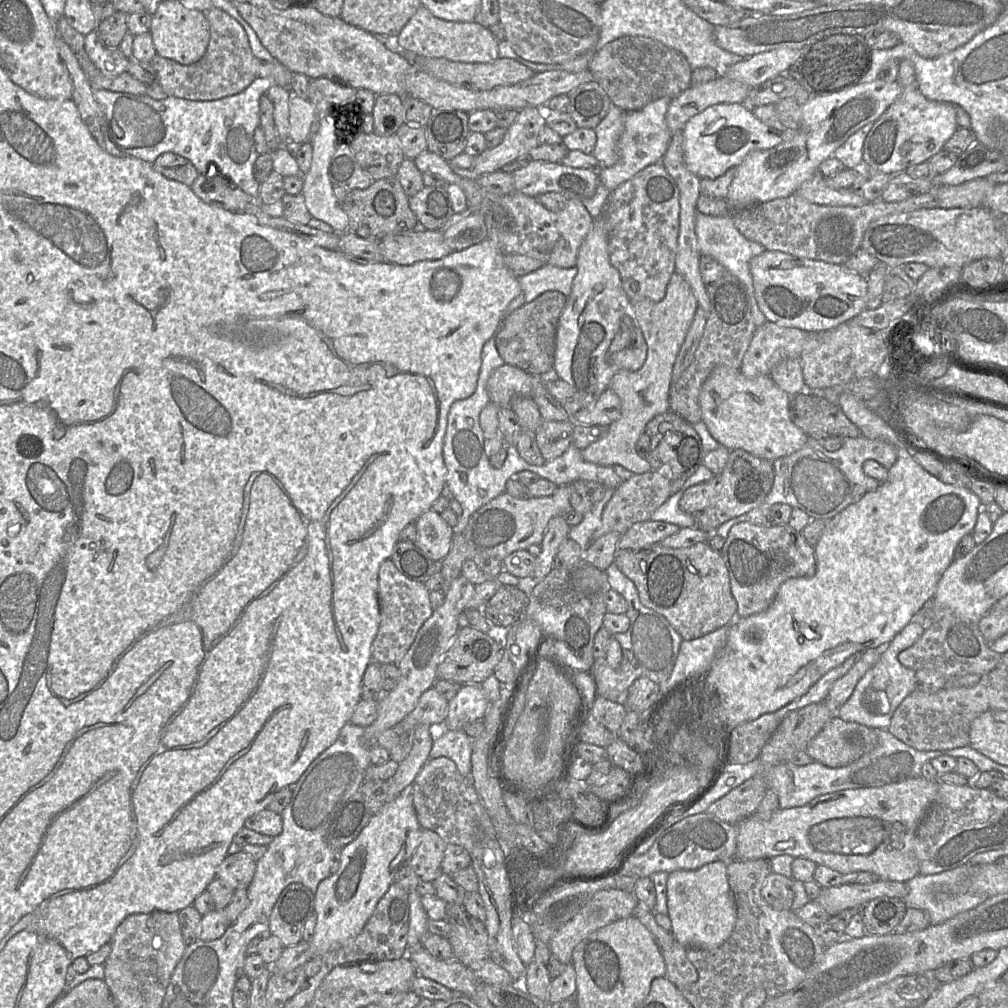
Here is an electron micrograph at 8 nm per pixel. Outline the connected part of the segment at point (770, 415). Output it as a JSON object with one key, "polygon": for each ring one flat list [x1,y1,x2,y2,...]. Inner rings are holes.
{"polygon":[[718,366,702,385,699,404,702,421,712,437,729,450,742,449,769,461,801,449,807,435,790,418,791,396,770,375,746,377,739,369]]}

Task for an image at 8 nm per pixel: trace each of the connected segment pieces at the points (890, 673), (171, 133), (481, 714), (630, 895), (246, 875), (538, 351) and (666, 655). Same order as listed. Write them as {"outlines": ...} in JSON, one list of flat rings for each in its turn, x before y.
{"outlines":[[[910,621,881,649,877,663,859,680,852,695,837,710,836,715,844,721,855,722,872,729,888,729,895,710,916,687,916,672,901,664,898,656,900,652,911,647,924,631,925,626]],[[257,77,242,92,211,101,194,101,173,96,155,100,147,94,135,95,105,89,94,89,93,96,104,112,110,139,124,154,151,164,164,153,178,154,190,160,200,175,215,171,258,201,260,183,254,178,253,165,259,153,253,136,255,129,260,126,260,98,274,84,270,77]],[[462,685,448,701,448,713,443,723,447,730,459,731,464,725,484,719,490,702,480,685]],[[619,889,600,890,593,898,568,921,550,940,548,947,553,956,561,963,567,965,572,962,574,948,590,933,617,920,634,915,639,904,638,899,632,891]],[[246,852,228,855,218,866,216,878,233,890,247,889,256,871,256,861]],[[547,291,530,303,513,311,496,338,496,348,506,364,518,367,530,375,540,376,554,366,558,321,567,297,558,291]],[[614,562,605,570,605,573,607,575,609,589,618,592,626,600,627,610,625,614,630,620,630,626,624,633,611,634,611,637,616,639,621,645,623,656,620,666,615,669,611,668,606,663,605,658,605,663,596,663,596,660,594,660,594,665,591,670,593,671,592,678,597,686,596,697,601,696,616,702,616,699,624,691,628,691,633,682,639,677,648,677,658,684,667,680,674,668,683,638,664,616,650,608,645,607,640,602,635,584,619,570]]]}

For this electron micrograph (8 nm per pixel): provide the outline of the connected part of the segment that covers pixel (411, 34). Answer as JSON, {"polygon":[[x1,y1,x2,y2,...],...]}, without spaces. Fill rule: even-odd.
{"polygon":[[420,6,397,36,397,43,402,49,417,56,445,58,461,63,487,63,499,58,499,47,488,28,473,22,450,22,435,17,426,7]]}

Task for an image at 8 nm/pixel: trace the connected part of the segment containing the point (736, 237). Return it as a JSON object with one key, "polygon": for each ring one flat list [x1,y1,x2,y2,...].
{"polygon":[[696,209,695,232,701,256,708,255,713,257,745,285,749,296,753,321,756,327,763,325,767,319,761,311,755,296,753,279,750,272,750,261,752,258,762,254,766,250,765,247,746,239,735,227,731,213,722,217,713,217,702,214]]}

